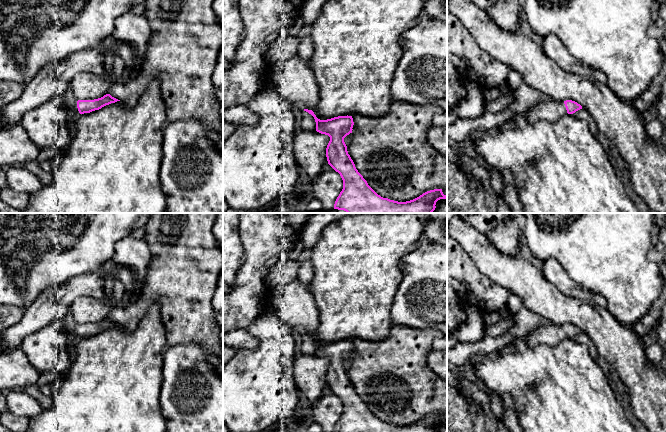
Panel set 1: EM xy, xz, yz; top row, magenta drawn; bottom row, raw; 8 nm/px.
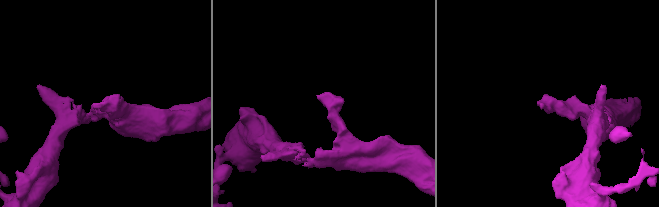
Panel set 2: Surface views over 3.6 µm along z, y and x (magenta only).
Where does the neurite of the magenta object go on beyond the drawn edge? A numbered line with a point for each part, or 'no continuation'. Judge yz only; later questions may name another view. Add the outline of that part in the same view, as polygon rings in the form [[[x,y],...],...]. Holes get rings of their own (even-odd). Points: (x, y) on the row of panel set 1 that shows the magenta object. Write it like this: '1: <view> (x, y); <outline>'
1: yz (551, 110); [[[549,100],[546,102],[538,102],[530,107],[526,113],[526,119],[529,123],[537,121],[554,122],[567,114],[564,102]]]

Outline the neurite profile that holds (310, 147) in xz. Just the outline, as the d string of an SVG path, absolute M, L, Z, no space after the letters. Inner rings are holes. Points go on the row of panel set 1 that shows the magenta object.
M299 130L295 132L294 156L299 165L311 179L320 175L328 164L326 148L330 137L317 131Z

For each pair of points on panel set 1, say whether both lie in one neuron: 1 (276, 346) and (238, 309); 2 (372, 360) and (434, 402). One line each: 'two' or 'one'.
1: two
2: one

